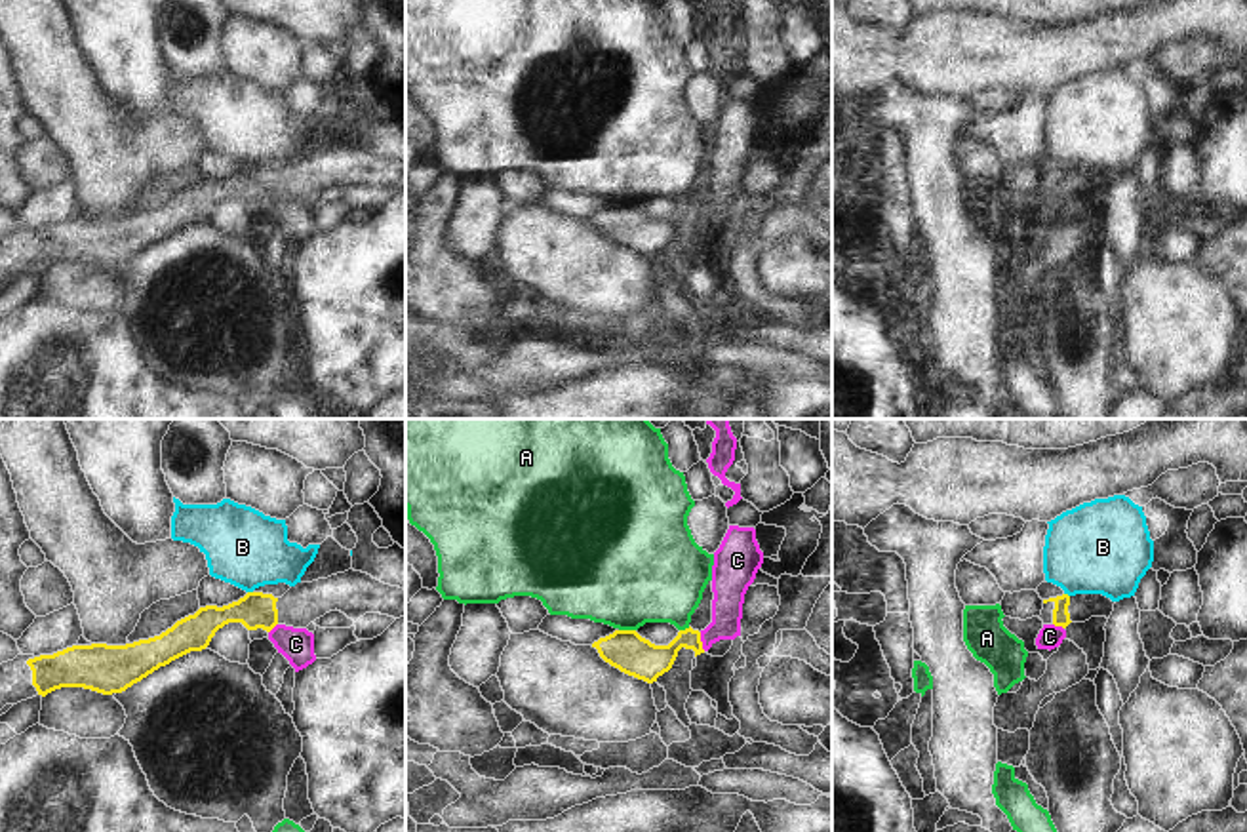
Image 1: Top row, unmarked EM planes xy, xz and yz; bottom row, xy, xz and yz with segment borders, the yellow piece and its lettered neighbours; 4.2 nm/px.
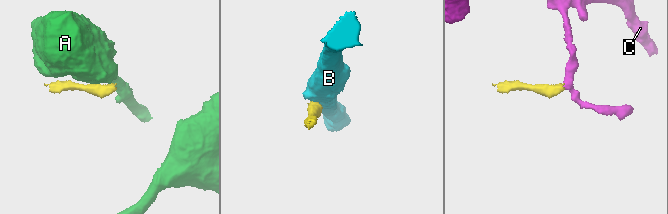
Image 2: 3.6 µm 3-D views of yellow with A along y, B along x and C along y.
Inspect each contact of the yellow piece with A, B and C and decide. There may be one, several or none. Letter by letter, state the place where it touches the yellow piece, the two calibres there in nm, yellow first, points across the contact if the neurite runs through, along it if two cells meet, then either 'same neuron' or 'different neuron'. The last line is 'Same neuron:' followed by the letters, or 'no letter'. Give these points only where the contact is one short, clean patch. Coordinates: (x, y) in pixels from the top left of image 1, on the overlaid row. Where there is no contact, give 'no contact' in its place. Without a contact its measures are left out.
A: xz (627, 631) | 170/460 nm | different neuron
B: xy (250, 593) | 160/320 nm | different neuron
C: xz (701, 642) | 160/130 nm | along xz (699, 633), (705, 650) | different neuron
Same neuron: no letter

